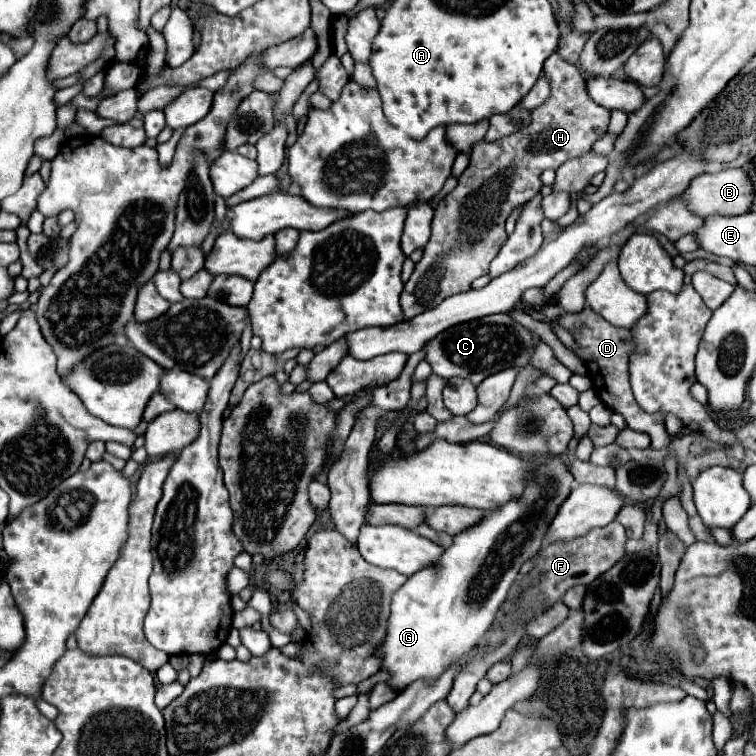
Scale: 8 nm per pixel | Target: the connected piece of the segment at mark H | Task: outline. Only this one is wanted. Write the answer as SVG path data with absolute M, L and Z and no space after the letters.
M552 53L544 63L544 75L550 77L550 81L552 81L552 95L544 105L540 105L532 111L530 127L526 127L510 137L492 141L492 143L482 141L482 143L474 145L474 149L470 153L470 165L458 177L456 189L452 193L448 193L442 199L442 203L436 207L436 213L432 219L432 237L426 243L424 255L416 263L416 269L410 275L408 283L404 285L404 291L400 297L404 321L420 315L422 311L434 309L438 303L442 303L450 295L468 291L474 279L488 275L488 265L492 263L492 259L498 255L498 251L502 249L502 245L508 239L506 229L504 229L506 219L510 217L510 213L516 207L524 205L526 201L530 201L534 195L540 193L540 189L542 189L540 173L544 169L558 169L564 161L584 155L606 133L608 121L610 121L610 111L606 111L604 107L600 107L598 103L594 103L590 99L590 95L586 91L586 81L578 67L564 61L558 53Z

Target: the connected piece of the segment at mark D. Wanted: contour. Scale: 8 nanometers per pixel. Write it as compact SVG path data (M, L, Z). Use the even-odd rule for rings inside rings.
M586 307L584 311L576 313L576 315L562 315L560 319L554 321L554 325L560 325L564 329L568 329L574 335L574 341L578 341L578 349L576 355L584 361L586 365L586 375L592 381L592 391L600 397L600 401L620 413L626 419L626 425L634 431L644 431L652 437L652 447L654 449L662 449L670 443L670 435L664 427L664 417L658 413L646 413L640 407L636 407L636 399L632 395L630 389L630 381L628 381L628 355L634 349L634 341L630 337L630 333L624 333L622 327L614 327L612 323L608 323L602 315L594 313L590 307Z

